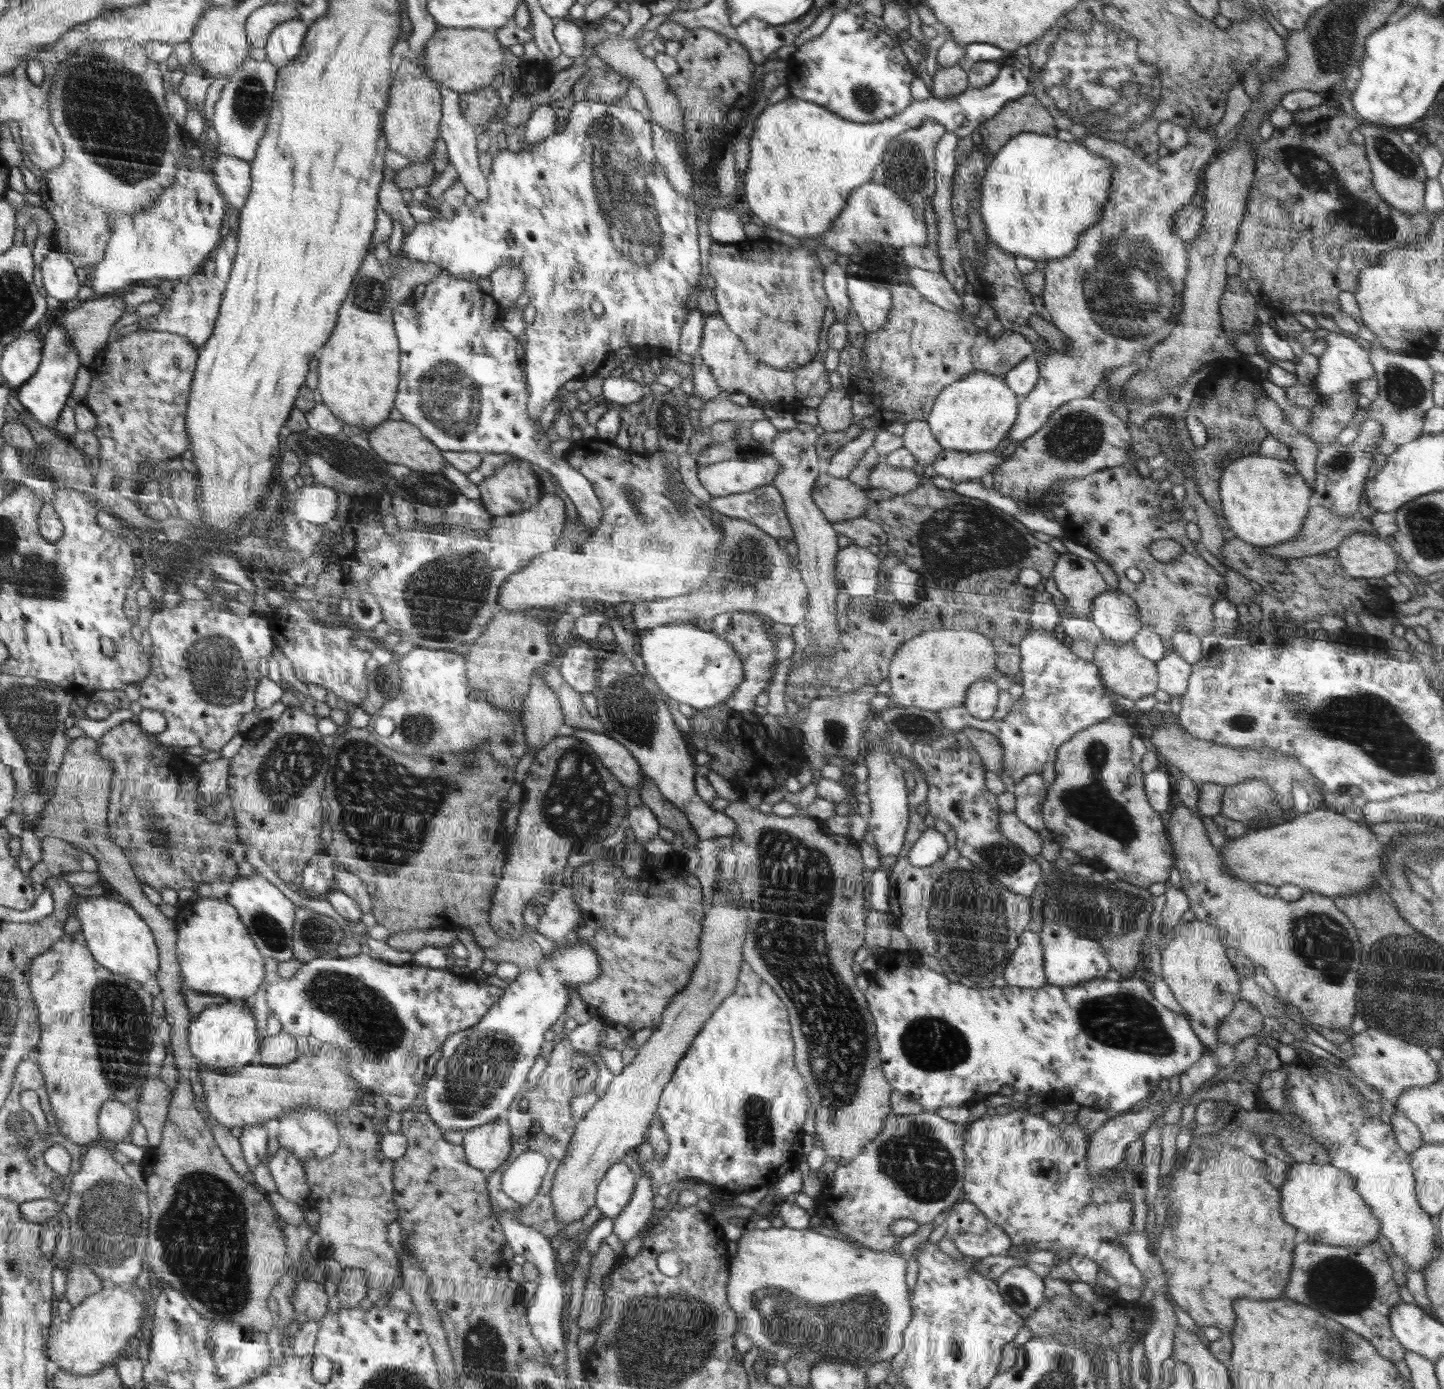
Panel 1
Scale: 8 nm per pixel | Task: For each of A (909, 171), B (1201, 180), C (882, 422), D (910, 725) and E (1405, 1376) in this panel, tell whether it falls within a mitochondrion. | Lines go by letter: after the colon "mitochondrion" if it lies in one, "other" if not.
A: mitochondrion
B: other
C: other
D: mitochondrion
E: other

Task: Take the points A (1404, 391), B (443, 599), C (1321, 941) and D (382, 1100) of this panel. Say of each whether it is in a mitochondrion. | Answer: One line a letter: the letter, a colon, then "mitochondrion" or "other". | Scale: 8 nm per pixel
A: mitochondrion
B: mitochondrion
C: mitochondrion
D: other

